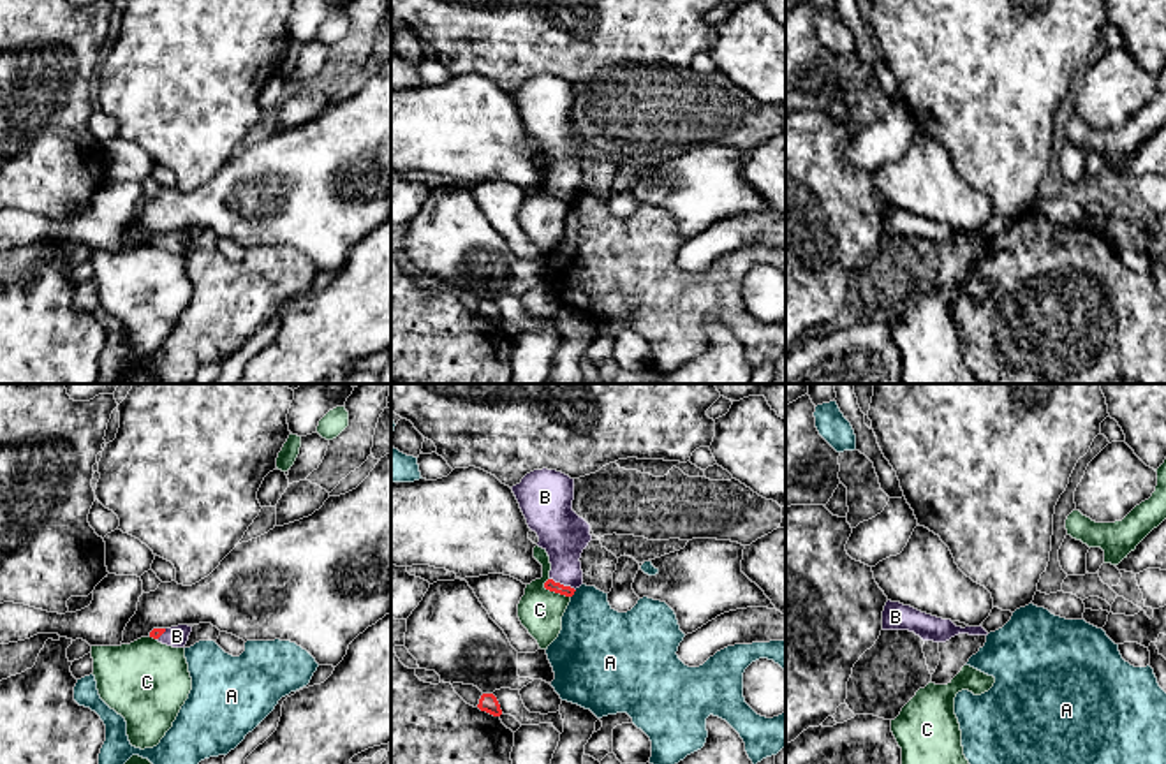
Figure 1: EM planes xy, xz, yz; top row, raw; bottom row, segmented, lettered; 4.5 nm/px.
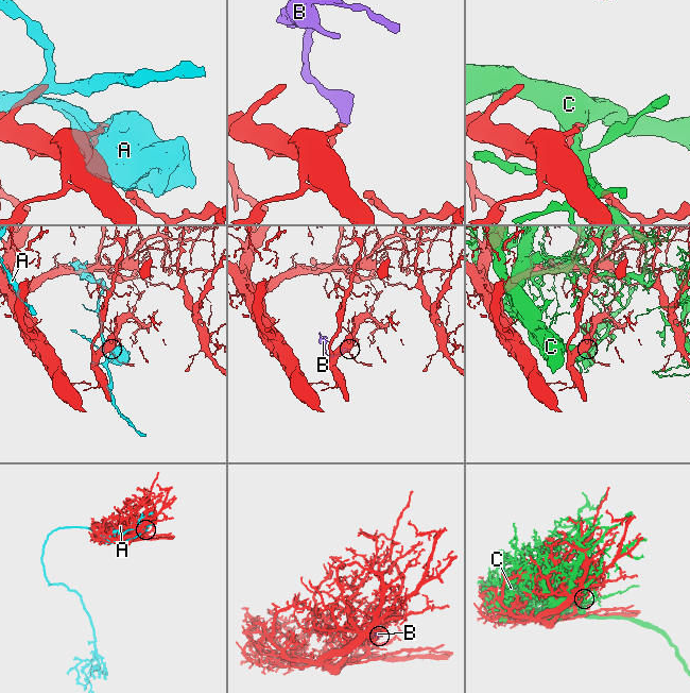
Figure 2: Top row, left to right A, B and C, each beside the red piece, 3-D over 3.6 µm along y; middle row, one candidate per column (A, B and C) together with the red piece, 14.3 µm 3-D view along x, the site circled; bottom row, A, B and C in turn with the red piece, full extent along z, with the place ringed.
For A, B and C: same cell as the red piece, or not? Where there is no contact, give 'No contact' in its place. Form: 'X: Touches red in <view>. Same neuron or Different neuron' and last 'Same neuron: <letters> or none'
A: Touches red in xz. Different neuron
B: Touches red in xz. Same neuron
C: Touches red in xz. Different neuron
Same neuron: B

